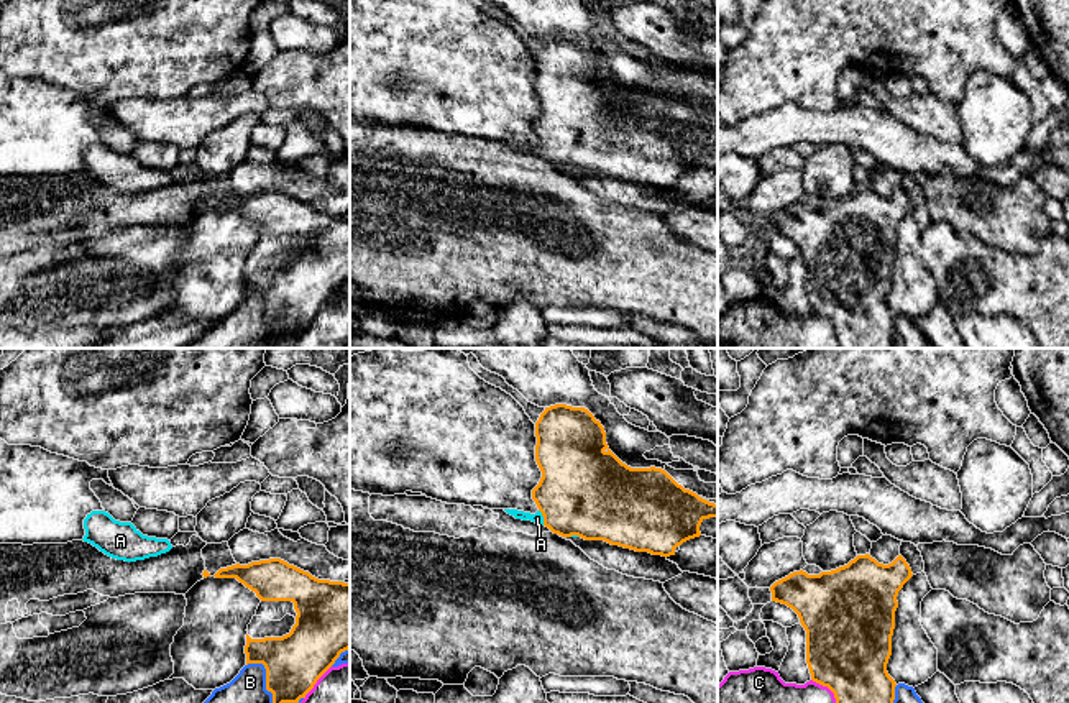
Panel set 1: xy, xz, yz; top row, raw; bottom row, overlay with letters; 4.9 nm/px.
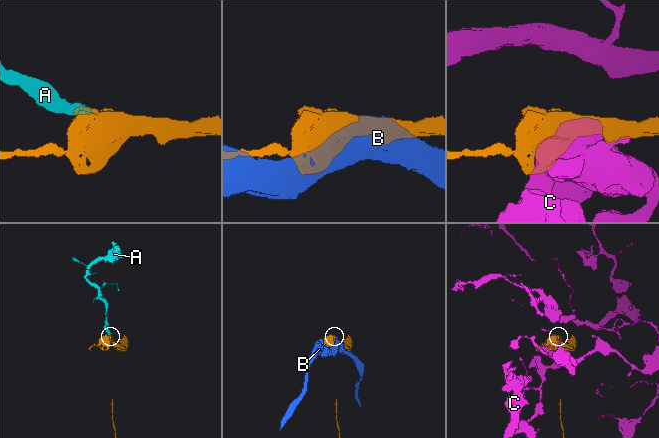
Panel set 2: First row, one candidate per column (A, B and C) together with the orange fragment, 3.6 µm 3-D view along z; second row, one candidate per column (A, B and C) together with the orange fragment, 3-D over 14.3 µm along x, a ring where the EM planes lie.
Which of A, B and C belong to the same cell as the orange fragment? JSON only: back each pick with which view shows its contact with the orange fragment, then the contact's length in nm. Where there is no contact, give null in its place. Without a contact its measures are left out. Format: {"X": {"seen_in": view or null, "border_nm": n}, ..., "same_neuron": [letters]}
{"A": {"seen_in": "xz", "border_nm": 80}, "same_neuron": ["A"]}

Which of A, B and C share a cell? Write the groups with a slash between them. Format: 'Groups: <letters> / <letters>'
Groups: A / B / C

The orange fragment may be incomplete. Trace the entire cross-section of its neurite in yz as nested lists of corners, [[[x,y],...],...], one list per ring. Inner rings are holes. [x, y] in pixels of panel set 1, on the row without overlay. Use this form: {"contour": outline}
{"contour": [[[869,186],[819,207],[793,204],[770,218],[772,233],[791,240],[806,263],[806,296],[811,312],[828,319],[841,348],[893,348],[895,312],[887,304],[898,223],[913,209],[898,187],[883,197]]]}

